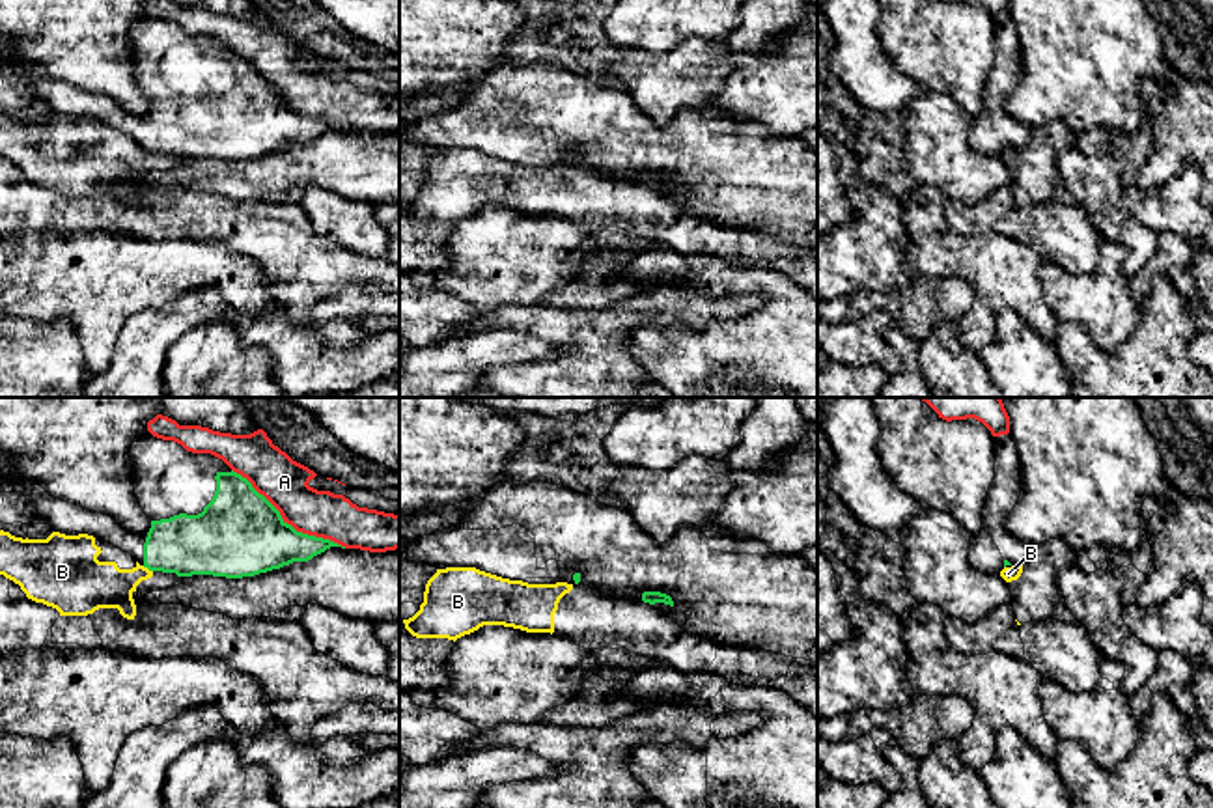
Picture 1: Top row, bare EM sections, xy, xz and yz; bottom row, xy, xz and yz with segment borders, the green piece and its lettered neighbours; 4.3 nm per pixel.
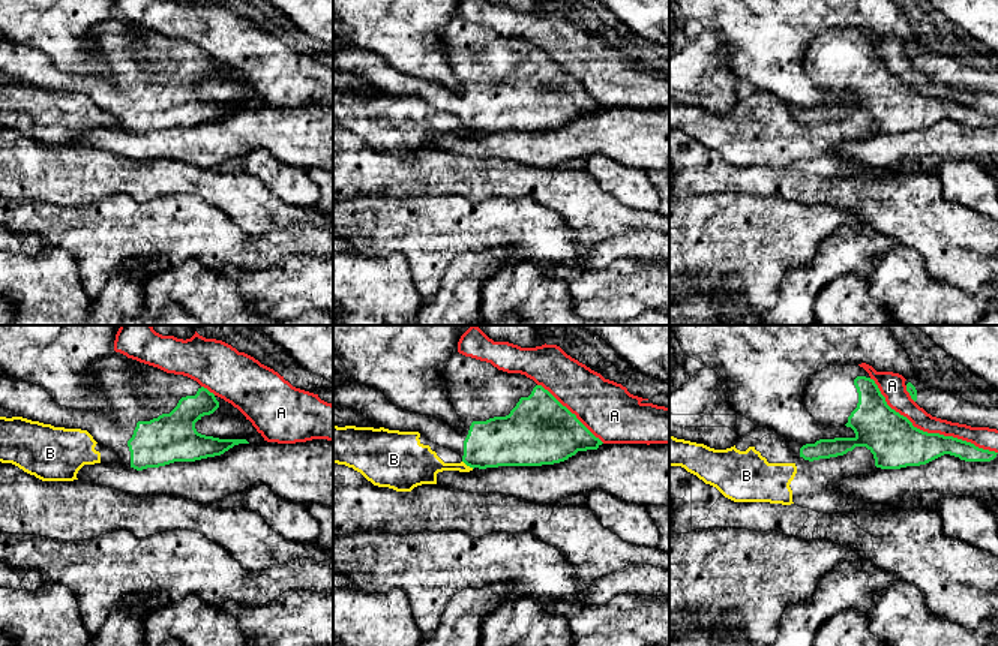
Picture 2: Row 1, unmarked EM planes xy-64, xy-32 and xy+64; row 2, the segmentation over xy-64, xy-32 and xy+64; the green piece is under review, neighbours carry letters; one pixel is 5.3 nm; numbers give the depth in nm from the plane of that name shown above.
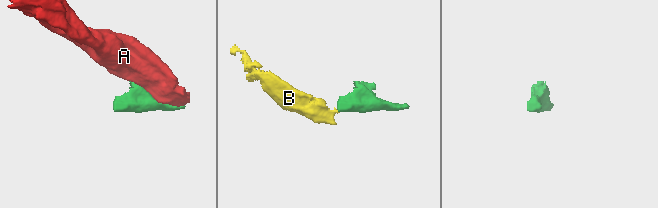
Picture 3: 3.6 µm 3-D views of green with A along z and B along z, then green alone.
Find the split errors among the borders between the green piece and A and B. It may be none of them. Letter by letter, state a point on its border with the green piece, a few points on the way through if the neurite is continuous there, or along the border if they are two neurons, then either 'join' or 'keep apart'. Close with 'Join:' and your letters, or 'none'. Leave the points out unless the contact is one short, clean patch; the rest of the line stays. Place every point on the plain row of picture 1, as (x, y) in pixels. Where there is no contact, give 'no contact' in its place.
A: xy (286, 105) | keep apart
B: xy (148, 150) | along xy (142, 148), (152, 153) | keep apart
Join: none

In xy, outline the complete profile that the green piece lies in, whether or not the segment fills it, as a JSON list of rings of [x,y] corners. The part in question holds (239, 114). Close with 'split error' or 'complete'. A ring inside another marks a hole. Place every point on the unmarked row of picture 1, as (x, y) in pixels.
[[[146,19],[132,26],[131,47],[136,82],[151,101],[147,116],[129,114],[114,99],[54,80],[32,62],[0,60],[0,75],[22,75],[54,114],[99,119],[129,134],[149,153],[177,159],[254,159],[293,144],[308,144],[330,129],[342,129],[330,121],[297,114],[246,60],[211,35],[192,35],[174,22]]]; split error

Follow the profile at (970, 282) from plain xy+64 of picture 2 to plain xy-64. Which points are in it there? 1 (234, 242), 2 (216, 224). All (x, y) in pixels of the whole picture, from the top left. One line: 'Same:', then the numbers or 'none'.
Same: none

